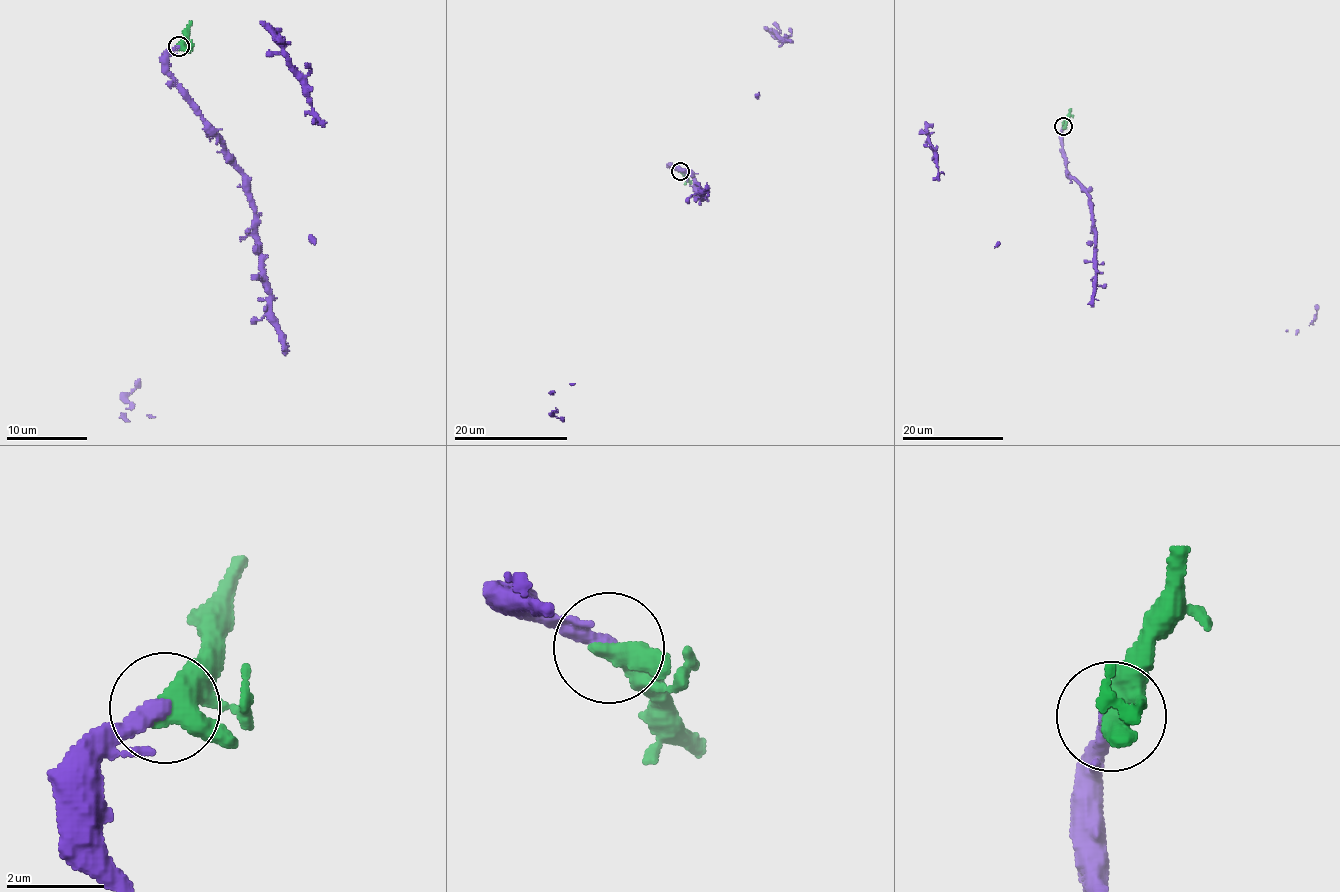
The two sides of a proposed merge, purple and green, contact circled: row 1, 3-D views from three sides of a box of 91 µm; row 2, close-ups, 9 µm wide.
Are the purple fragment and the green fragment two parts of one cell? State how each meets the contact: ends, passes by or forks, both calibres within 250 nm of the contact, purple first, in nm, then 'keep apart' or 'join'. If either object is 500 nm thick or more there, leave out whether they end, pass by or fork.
purple ends | green forks | 300/380 nm | join

